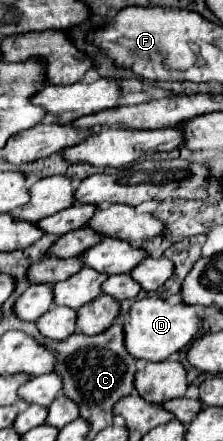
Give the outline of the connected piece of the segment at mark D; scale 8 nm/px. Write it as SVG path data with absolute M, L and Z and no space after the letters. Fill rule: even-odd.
M144 298L136 300L128 312L130 322L124 322L124 346L126 352L136 360L162 362L176 354L180 348L188 346L202 328L202 318L196 314L196 308L188 304L168 304L162 298Z

